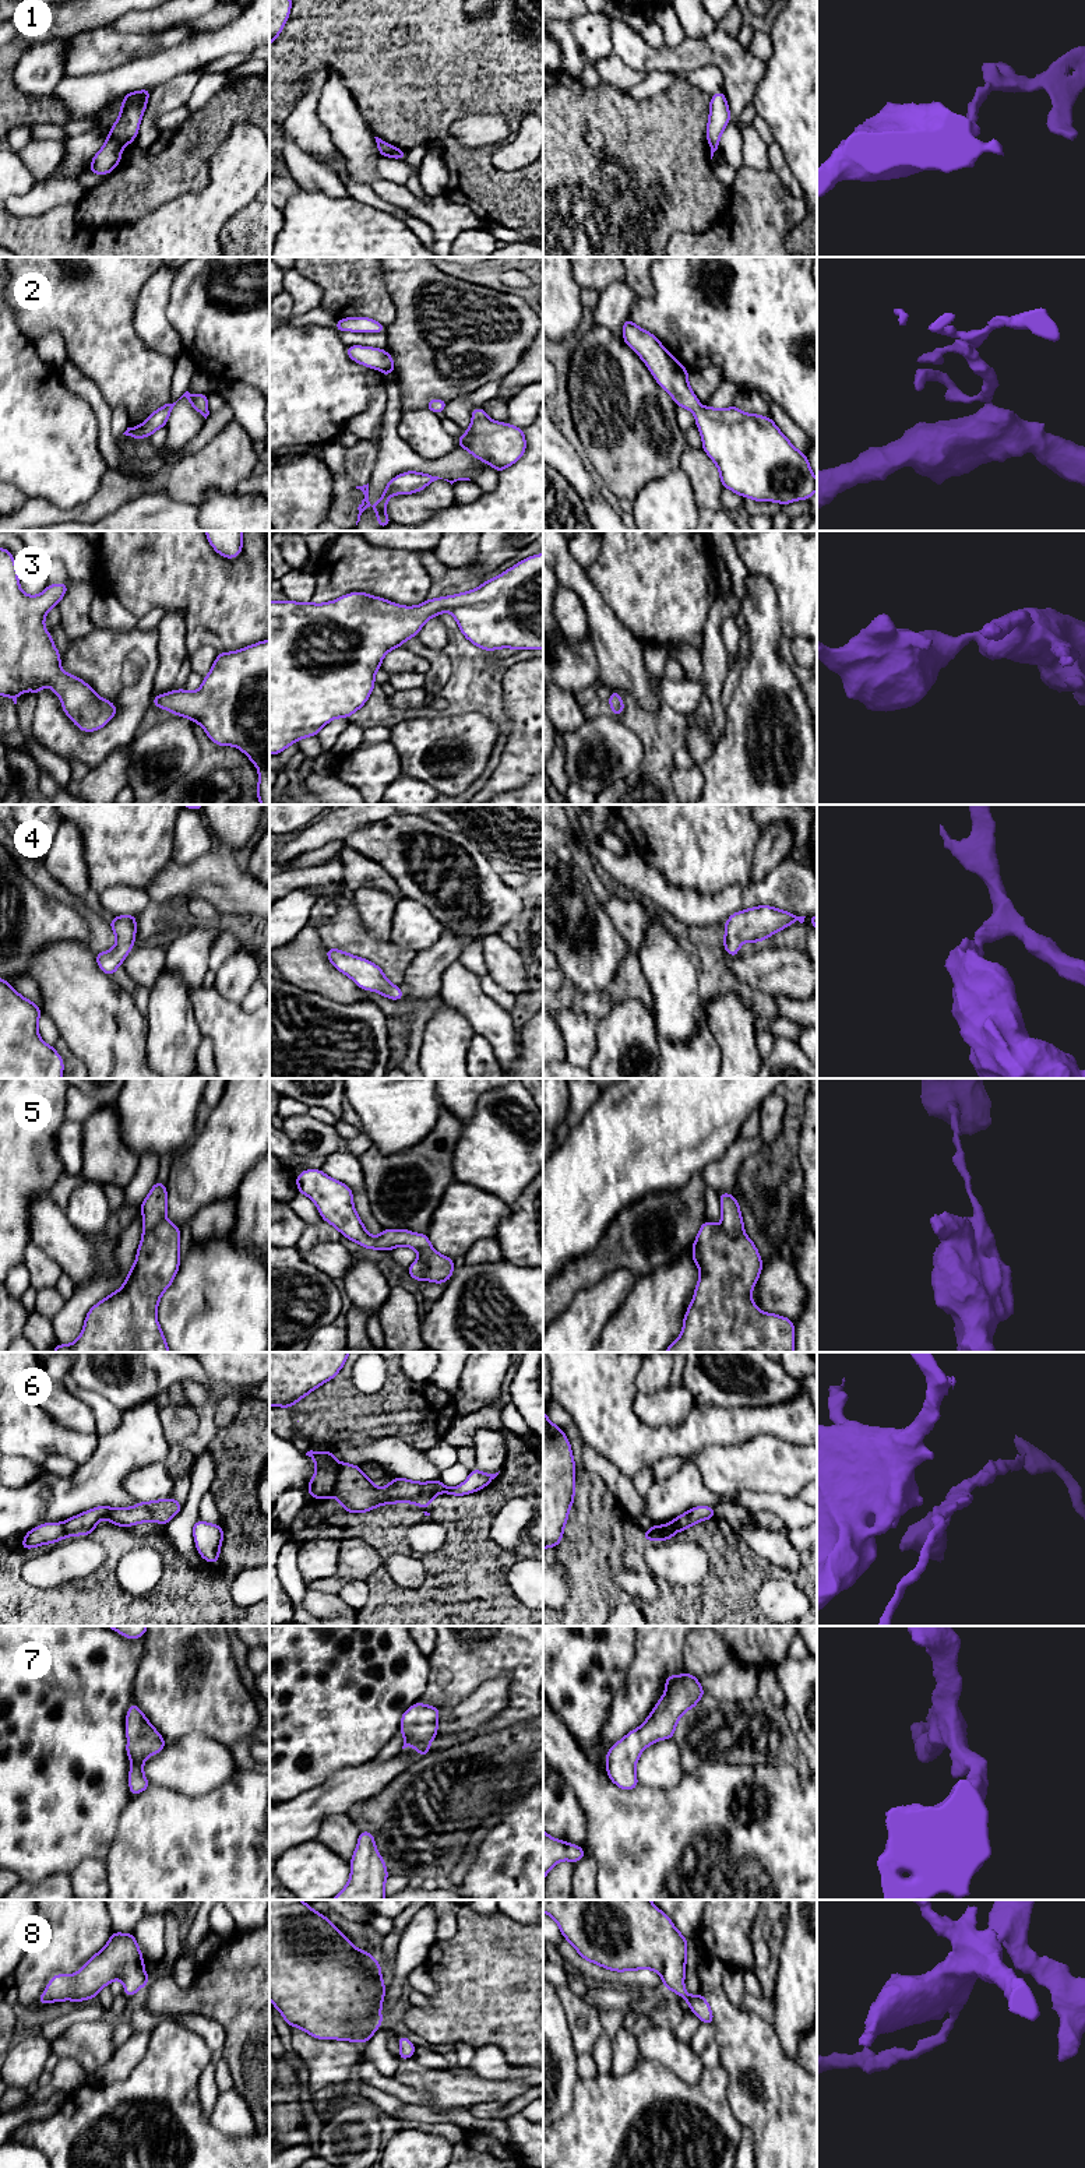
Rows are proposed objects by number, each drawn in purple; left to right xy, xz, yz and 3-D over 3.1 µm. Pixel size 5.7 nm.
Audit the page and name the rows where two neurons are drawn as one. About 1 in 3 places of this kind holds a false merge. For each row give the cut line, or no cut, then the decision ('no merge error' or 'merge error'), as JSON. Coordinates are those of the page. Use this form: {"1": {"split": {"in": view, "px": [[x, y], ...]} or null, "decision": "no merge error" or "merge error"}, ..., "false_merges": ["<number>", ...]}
{"1": {"split": {"in": "xy", "px": [[109, 134], [122, 147]]}, "decision": "merge error"}, "2": {"split": null, "decision": "no merge error"}, "3": {"split": null, "decision": "no merge error"}, "4": {"split": null, "decision": "no merge error"}, "5": {"split": {"in": "yz", "px": [[719, 1225], [732, 1236], [743, 1235]]}, "decision": "merge error"}, "6": {"split": {"in": "xz", "px": [[341, 1464], [331, 1495]]}, "decision": "merge error"}, "7": {"split": null, "decision": "no merge error"}, "8": {"split": null, "decision": "no merge error"}, "false_merges": ["1", "5", "6"]}

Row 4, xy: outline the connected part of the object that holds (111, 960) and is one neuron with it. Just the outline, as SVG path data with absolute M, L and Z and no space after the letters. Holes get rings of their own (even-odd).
M121 915L110 919L110 929L116 935L116 946L105 953L95 953L98 967L109 976L113 976L127 953L134 947L137 916Z

